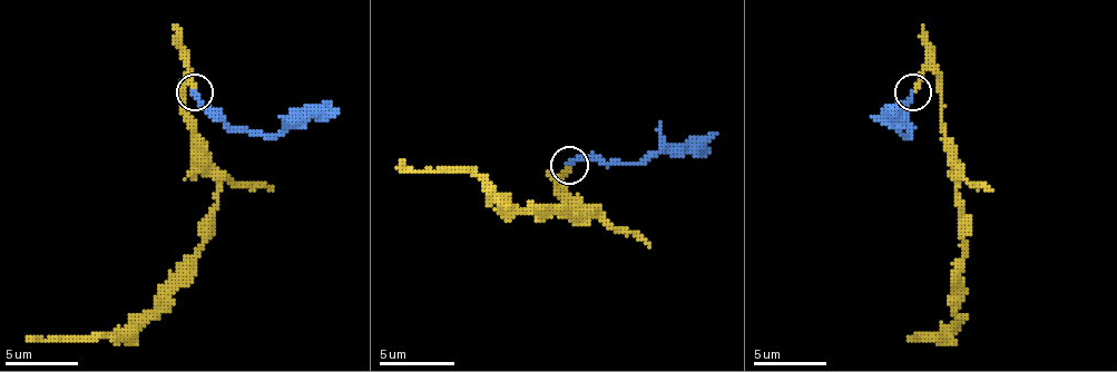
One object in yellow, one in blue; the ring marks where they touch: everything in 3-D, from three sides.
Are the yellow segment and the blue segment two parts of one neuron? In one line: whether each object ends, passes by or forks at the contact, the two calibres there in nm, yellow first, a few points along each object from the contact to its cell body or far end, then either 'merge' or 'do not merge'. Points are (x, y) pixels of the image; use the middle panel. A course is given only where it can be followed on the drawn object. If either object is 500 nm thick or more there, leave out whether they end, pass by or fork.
yellow ends there; blue ends there; 200 nm thick on the yellow side, 200 nm on the other; yellow runs (570, 164), (558, 194), (593, 209), (585, 216), (509, 209), (468, 172), (408, 172), (400, 159); blue runs (570, 164), (642, 159), (668, 148), (705, 145), (717, 134); merge

